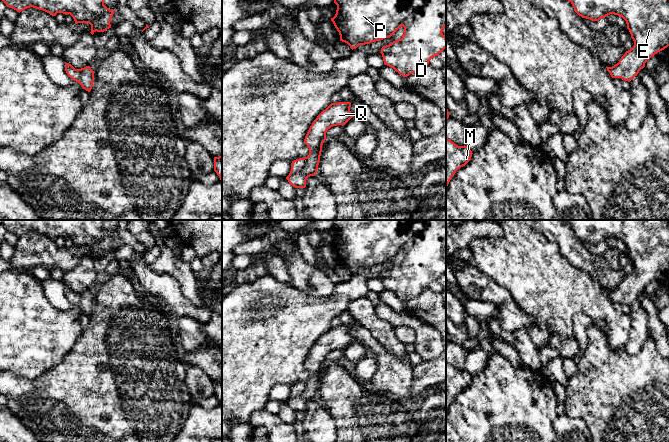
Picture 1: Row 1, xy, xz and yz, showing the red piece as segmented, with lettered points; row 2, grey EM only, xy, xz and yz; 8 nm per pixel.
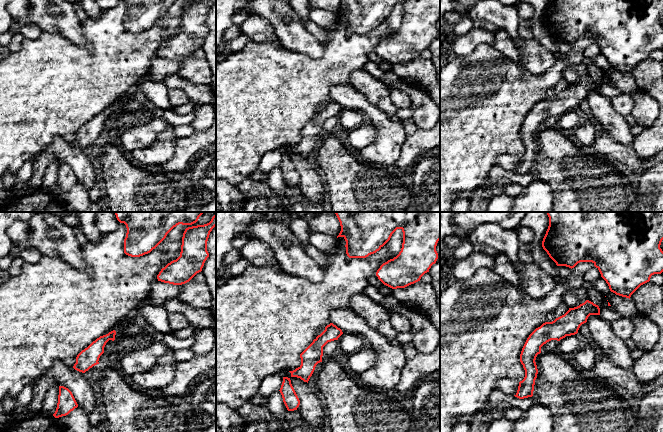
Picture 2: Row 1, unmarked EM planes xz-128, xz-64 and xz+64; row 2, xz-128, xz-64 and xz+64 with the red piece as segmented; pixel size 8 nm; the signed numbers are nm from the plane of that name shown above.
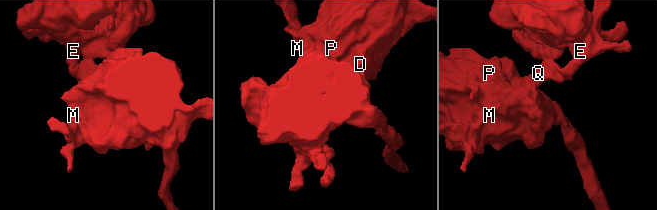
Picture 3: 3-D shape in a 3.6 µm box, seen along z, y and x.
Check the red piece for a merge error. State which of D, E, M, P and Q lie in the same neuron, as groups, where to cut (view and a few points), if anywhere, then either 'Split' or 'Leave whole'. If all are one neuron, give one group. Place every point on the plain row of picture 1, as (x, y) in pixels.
Groups: D E M P Q. No split. Leave whole

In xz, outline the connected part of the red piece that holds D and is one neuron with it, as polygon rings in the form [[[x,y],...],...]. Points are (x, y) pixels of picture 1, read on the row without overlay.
[[[334,220],[334,227],[337,229],[337,234],[335,240],[331,242],[331,245],[339,256],[340,265],[347,267],[352,274],[356,273],[359,269],[370,268],[372,266],[391,261],[401,250],[404,251],[402,262],[382,271],[380,276],[383,281],[384,288],[393,292],[403,301],[407,301],[412,297],[418,296],[421,292],[428,289],[429,285],[433,281],[438,280],[446,272],[446,261],[442,257],[446,250],[446,220]]]

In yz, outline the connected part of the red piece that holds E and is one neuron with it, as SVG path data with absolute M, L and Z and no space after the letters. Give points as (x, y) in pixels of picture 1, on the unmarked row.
M562 220L571 226L574 235L582 242L599 245L610 238L621 240L627 248L627 253L634 265L634 270L625 276L617 288L606 291L612 302L621 302L630 306L645 287L658 276L669 270L669 221L668 220Z

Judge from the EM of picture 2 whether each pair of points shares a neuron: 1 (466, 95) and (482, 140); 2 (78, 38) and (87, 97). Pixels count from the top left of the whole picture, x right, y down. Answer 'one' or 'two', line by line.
1: one
2: two

